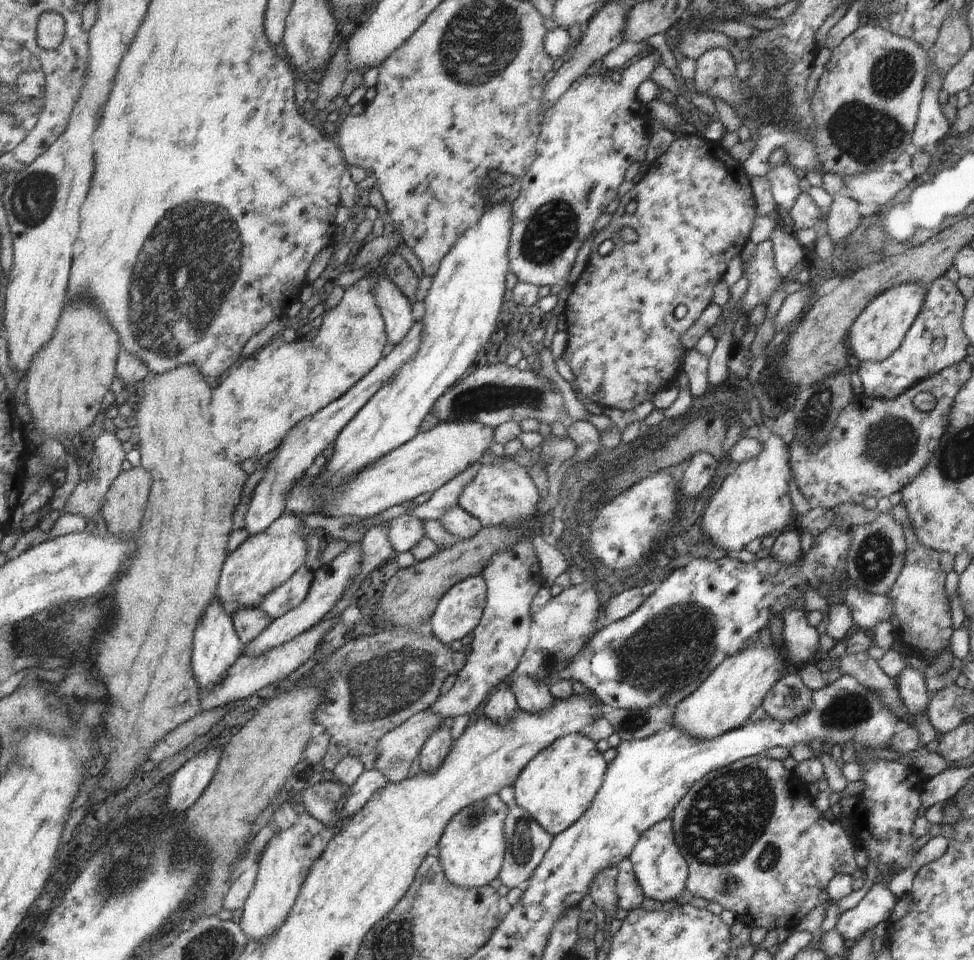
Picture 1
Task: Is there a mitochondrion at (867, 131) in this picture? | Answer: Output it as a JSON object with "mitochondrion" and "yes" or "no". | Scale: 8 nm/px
{"mitochondrion":"yes"}

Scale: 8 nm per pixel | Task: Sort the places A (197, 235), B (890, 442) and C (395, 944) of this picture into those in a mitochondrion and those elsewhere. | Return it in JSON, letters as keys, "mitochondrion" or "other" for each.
{"A":"mitochondrion","B":"mitochondrion","C":"mitochondrion"}

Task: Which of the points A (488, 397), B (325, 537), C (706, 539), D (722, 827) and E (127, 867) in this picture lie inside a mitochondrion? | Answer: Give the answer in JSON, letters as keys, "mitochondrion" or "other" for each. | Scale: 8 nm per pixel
{"A":"mitochondrion","B":"other","C":"other","D":"mitochondrion","E":"mitochondrion"}

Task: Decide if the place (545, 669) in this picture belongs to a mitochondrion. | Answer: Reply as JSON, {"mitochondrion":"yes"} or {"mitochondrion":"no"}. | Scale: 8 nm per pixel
{"mitochondrion":"yes"}

